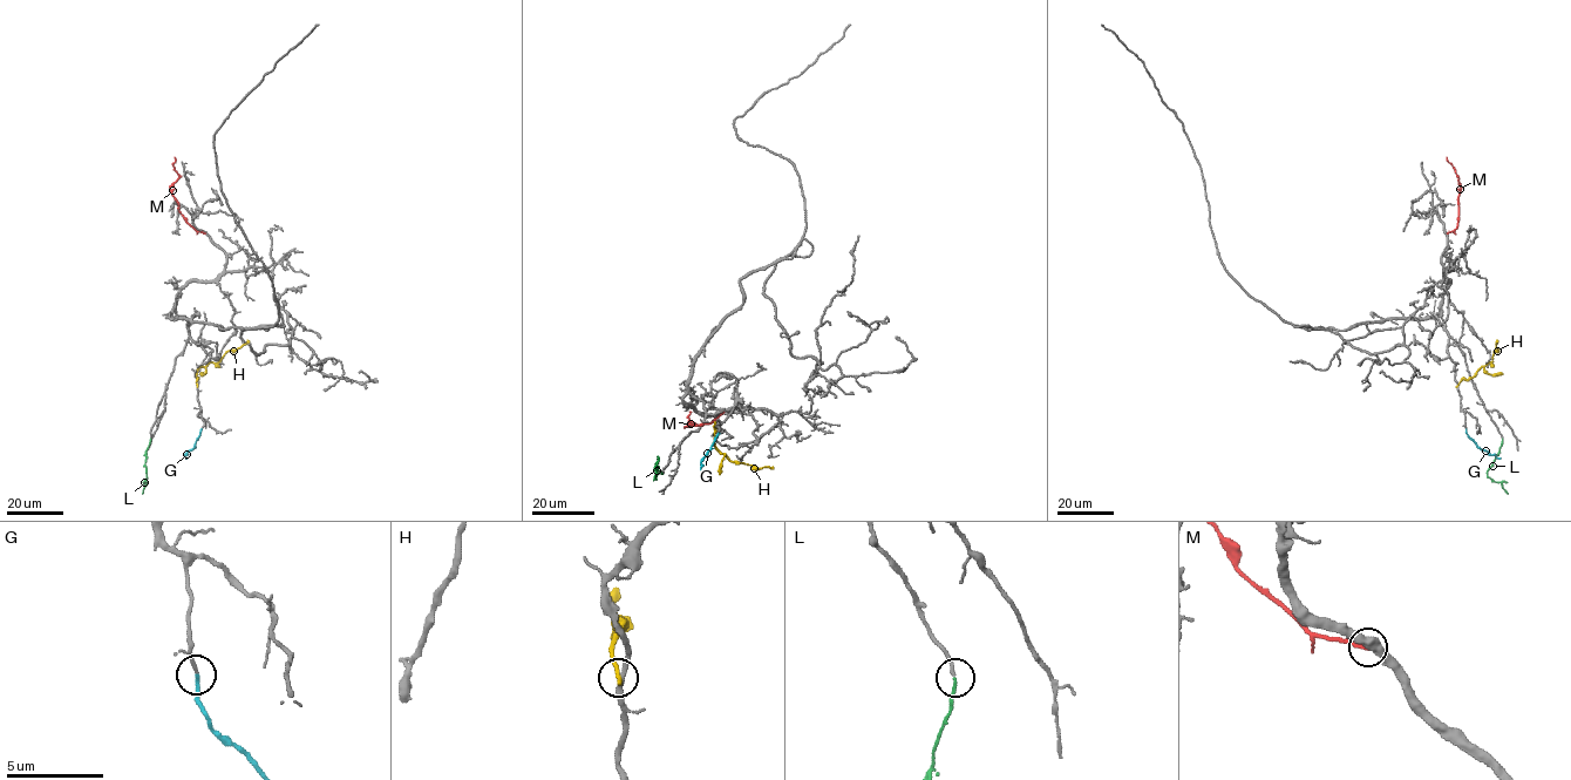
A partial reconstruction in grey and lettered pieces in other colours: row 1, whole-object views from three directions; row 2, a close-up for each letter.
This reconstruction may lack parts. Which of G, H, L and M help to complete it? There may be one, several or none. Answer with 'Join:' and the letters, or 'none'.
Join: G, L

